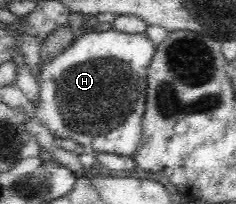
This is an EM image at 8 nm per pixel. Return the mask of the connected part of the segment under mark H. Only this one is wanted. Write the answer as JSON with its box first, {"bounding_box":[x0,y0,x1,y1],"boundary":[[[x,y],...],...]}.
{"bounding_box":[30,30,155,157],"boundary":[[[106,30],[88,32],[73,38],[62,52],[41,60],[37,70],[38,100],[30,102],[32,112],[42,128],[55,137],[75,140],[88,150],[132,157],[142,135],[141,118],[145,111],[147,66],[155,46],[144,34]]]}

